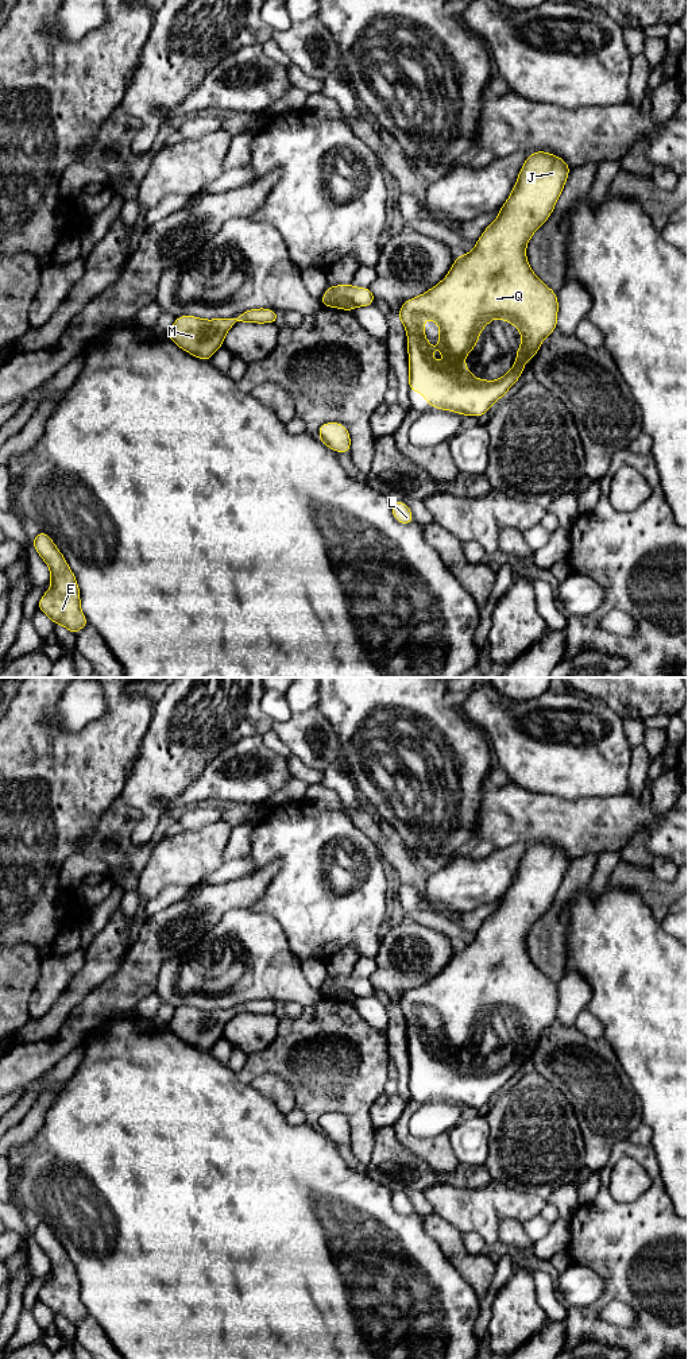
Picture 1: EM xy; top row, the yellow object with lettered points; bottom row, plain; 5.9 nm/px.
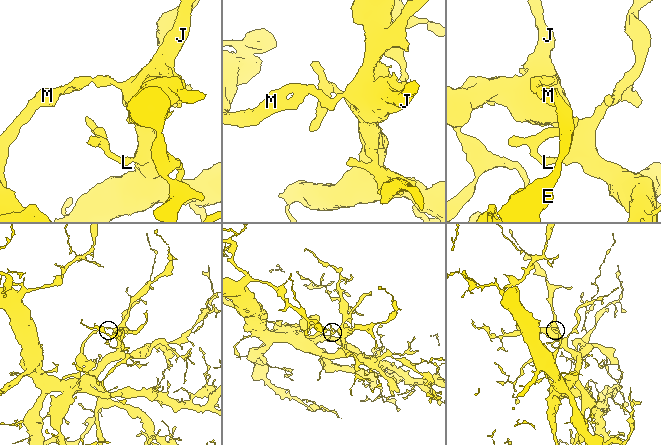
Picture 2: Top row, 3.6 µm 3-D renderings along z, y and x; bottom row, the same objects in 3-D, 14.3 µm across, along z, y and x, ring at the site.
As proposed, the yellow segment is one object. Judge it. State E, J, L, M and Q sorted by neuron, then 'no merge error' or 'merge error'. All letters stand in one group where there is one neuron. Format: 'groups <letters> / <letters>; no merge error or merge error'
groups E M / J L Q; merge error

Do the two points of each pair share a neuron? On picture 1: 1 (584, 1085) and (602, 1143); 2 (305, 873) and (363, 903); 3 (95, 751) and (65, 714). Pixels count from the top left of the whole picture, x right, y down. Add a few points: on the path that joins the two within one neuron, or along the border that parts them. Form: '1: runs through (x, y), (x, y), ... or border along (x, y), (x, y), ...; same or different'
1: runs through (599, 1100), (602, 1103), (602, 1128); same
2: runs through (316, 888), (331, 903), (348, 903); same
3: border along (105, 711), (77, 730), (47, 725); different

